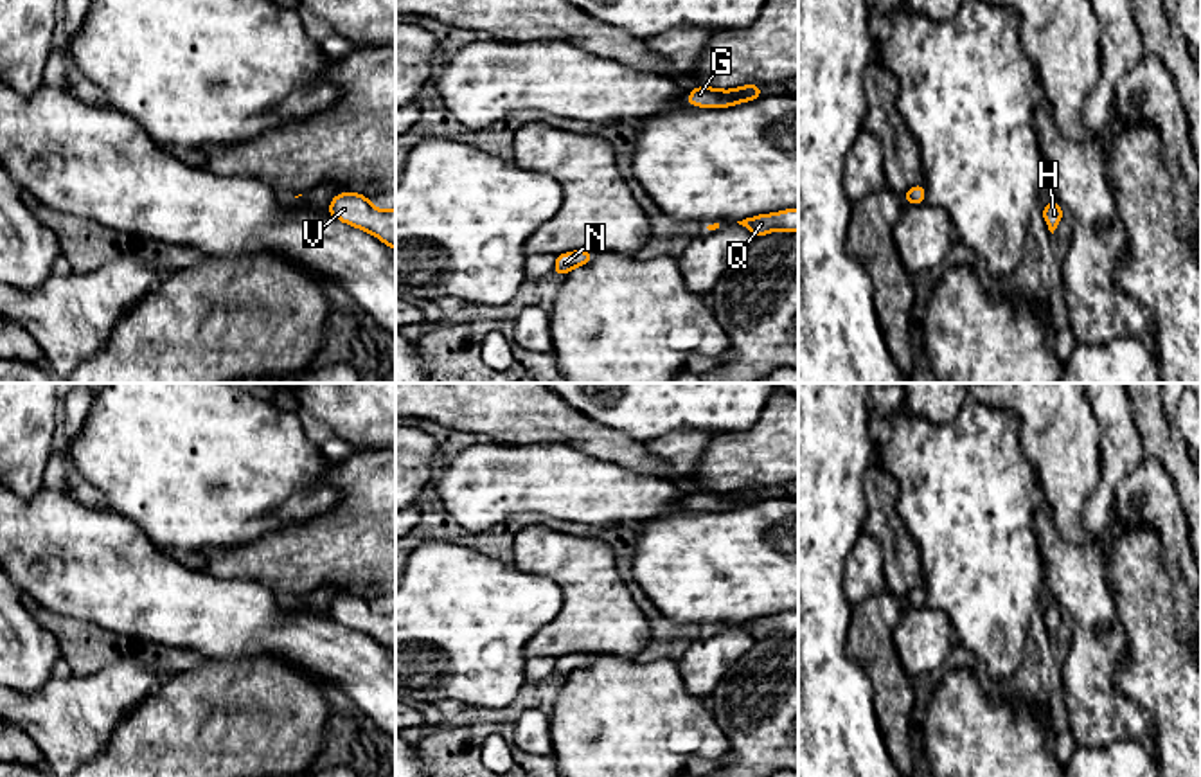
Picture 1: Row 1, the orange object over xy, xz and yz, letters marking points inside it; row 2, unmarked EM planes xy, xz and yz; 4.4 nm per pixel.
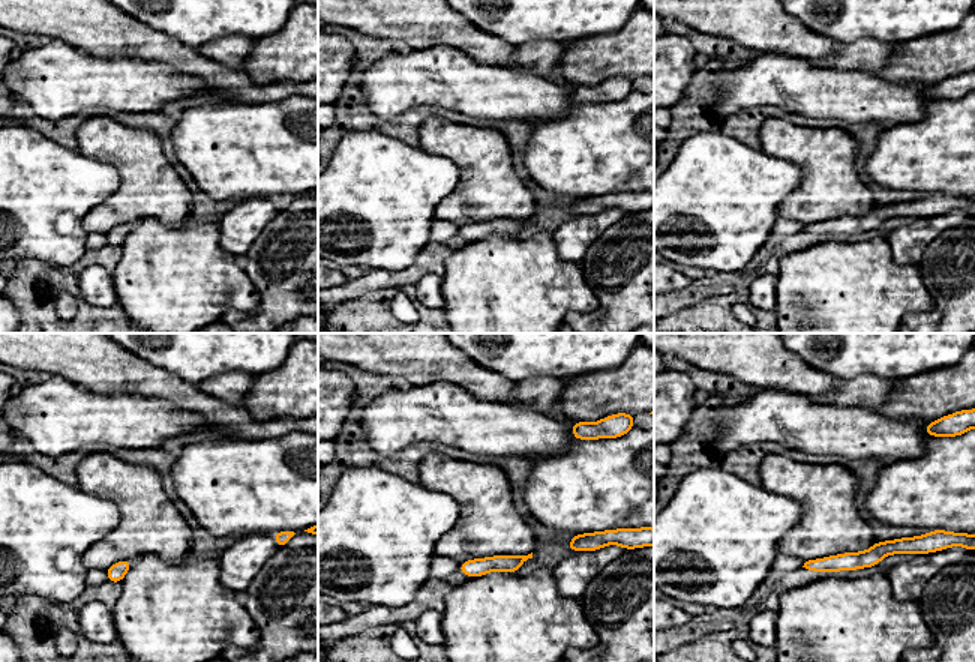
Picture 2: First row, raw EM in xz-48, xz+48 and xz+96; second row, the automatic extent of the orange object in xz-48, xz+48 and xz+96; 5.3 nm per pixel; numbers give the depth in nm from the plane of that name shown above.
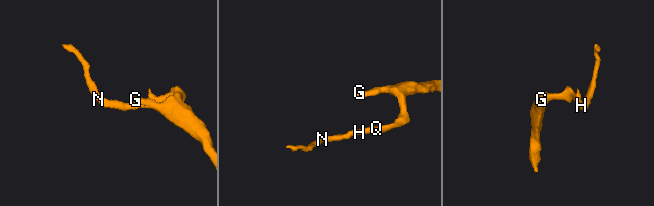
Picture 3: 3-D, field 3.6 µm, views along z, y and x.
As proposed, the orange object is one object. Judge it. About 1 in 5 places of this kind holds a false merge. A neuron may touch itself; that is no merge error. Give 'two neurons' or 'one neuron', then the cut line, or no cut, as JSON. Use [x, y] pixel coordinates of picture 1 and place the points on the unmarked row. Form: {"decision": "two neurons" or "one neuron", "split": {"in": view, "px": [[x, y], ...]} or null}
{"decision": "one neuron", "split": null}

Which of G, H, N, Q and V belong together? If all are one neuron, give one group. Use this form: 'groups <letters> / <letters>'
groups G H N Q V

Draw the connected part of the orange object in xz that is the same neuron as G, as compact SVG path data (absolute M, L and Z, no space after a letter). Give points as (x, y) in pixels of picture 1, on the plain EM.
M743 487L735 493L717 493L712 489L692 491L685 500L689 509L701 511L728 511L746 504L757 504L762 500L762 487Z

